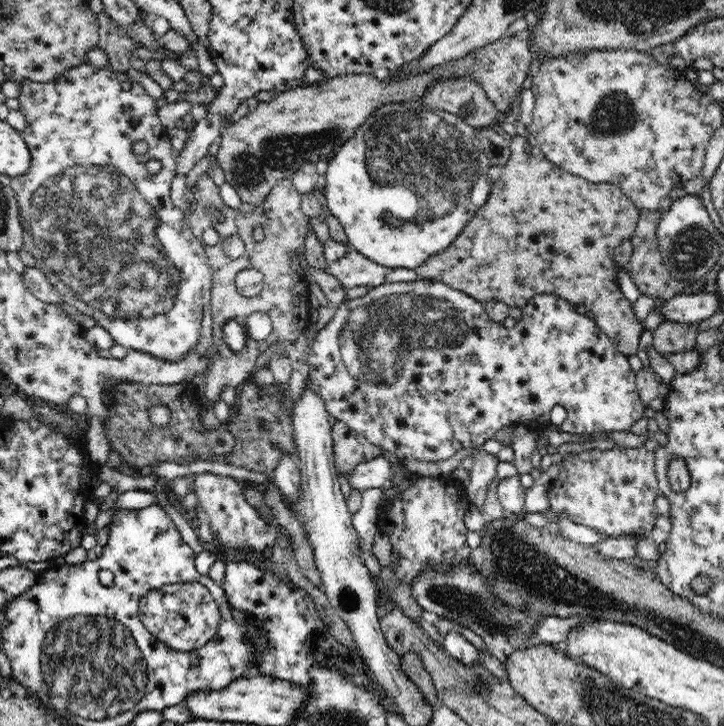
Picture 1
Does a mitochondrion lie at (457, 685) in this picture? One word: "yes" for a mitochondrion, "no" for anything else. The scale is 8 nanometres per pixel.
yes

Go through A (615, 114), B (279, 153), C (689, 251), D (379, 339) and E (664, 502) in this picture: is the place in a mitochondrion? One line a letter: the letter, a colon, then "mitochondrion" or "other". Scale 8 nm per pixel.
A: mitochondrion
B: mitochondrion
C: mitochondrion
D: mitochondrion
E: other

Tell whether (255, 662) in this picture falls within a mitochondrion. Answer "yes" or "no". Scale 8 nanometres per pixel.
no

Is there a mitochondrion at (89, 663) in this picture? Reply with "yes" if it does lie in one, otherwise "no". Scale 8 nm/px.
yes

